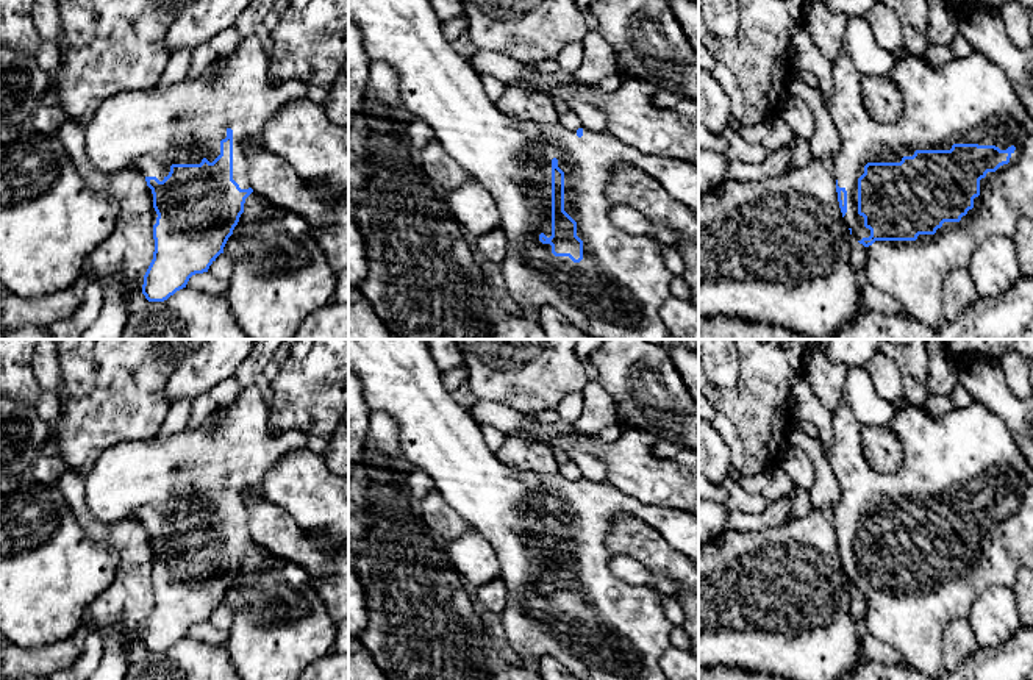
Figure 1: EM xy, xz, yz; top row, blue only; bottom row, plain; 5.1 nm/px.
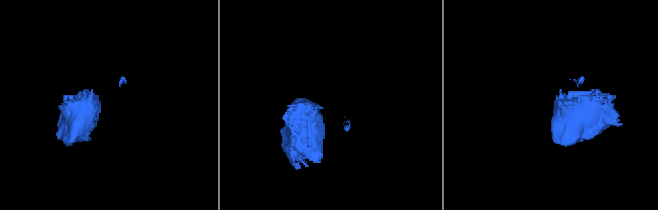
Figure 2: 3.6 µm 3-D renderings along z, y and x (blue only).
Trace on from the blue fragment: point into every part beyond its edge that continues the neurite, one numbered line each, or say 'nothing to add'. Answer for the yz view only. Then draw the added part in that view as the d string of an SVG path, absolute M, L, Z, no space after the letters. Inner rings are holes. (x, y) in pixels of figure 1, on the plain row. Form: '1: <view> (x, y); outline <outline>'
1: yz (968, 450); outline M845 395L831 413L833 441L827 460L841 488L833 511L838 536L847 541L845 575L852 589L870 586L864 567L858 564L858 528L867 513L900 513L916 500L950 500L953 494L1014 496L1010 513L980 530L980 546L960 572L944 572L935 585L919 585L916 591L875 591L866 597L861 617L864 630L892 646L919 672L938 680L944 671L942 636L949 622L967 619L977 597L989 586L1010 586L1022 567L1033 569L1033 469L1017 449L1005 422L983 403L974 402L942 416L933 416L906 403L888 428L899 438L903 450L895 474L877 472L863 450L863 425Z

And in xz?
1: xz (621, 633); outline M349 339L349 369L353 370L361 383L366 405L374 411L389 413L399 427L400 441L402 441L402 453L411 463L413 469L424 471L431 481L434 483L434 489L445 499L445 502L452 506L455 513L459 514L469 525L470 530L480 533L483 538L489 541L494 547L497 558L500 561L500 578L506 586L506 607L502 611L502 628L505 636L520 658L527 661L539 661L544 657L556 658L566 669L569 669L580 680L667 680L659 667L661 655L670 647L669 633L672 628L670 621L666 617L659 592L647 585L639 583L627 583L616 577L611 571L611 557L613 553L606 549L606 533L616 516L620 513L634 516L642 522L649 524L656 530L670 547L688 557L699 566L699 519L683 510L670 508L670 506L656 506L642 503L627 494L624 494L619 488L616 488L608 480L592 481L583 478L583 486L577 486L577 480L567 480L559 472L541 475L536 472L524 472L516 471L505 466L502 461L495 458L495 455L488 447L478 422L470 416L470 413L463 408L447 391L441 381L442 370L438 367L433 360L425 339ZM552 510L558 510L558 517L564 522L564 561L577 572L577 586L583 591L583 610L580 613L574 613L569 607L555 607L552 603L550 594L542 594L539 591L539 585L544 583L547 588L552 586Z

